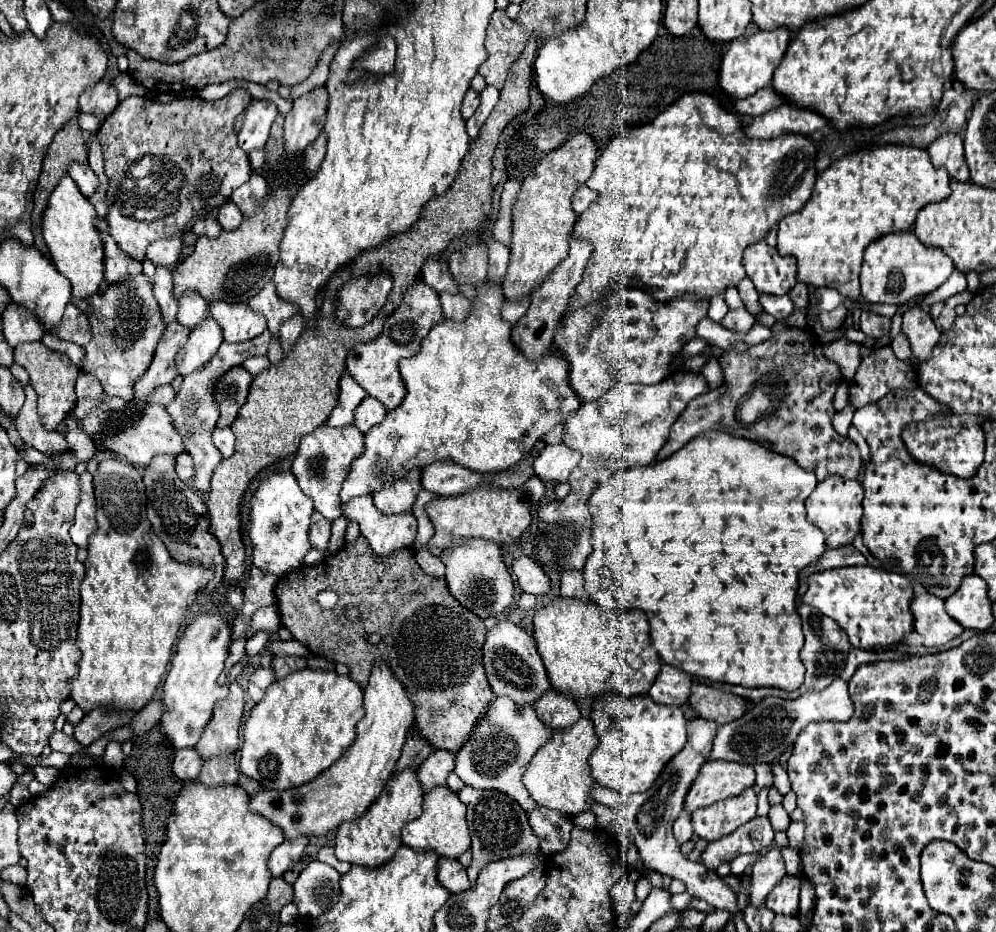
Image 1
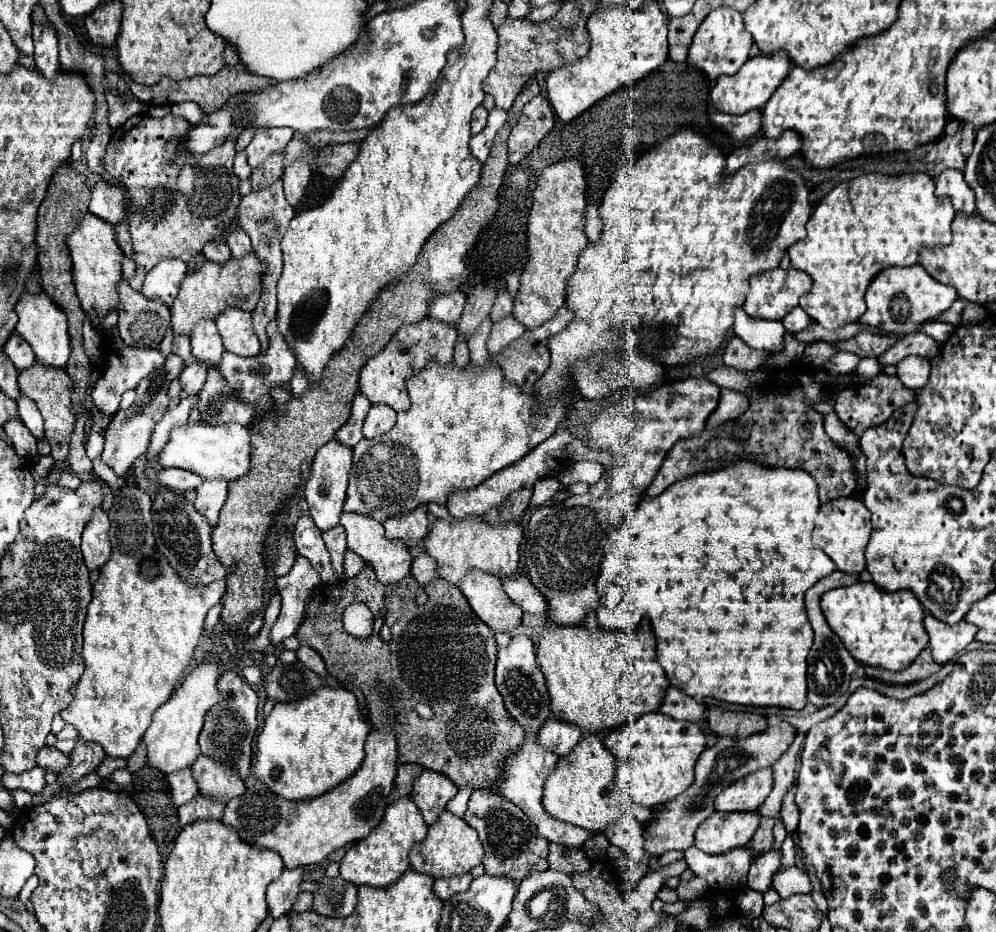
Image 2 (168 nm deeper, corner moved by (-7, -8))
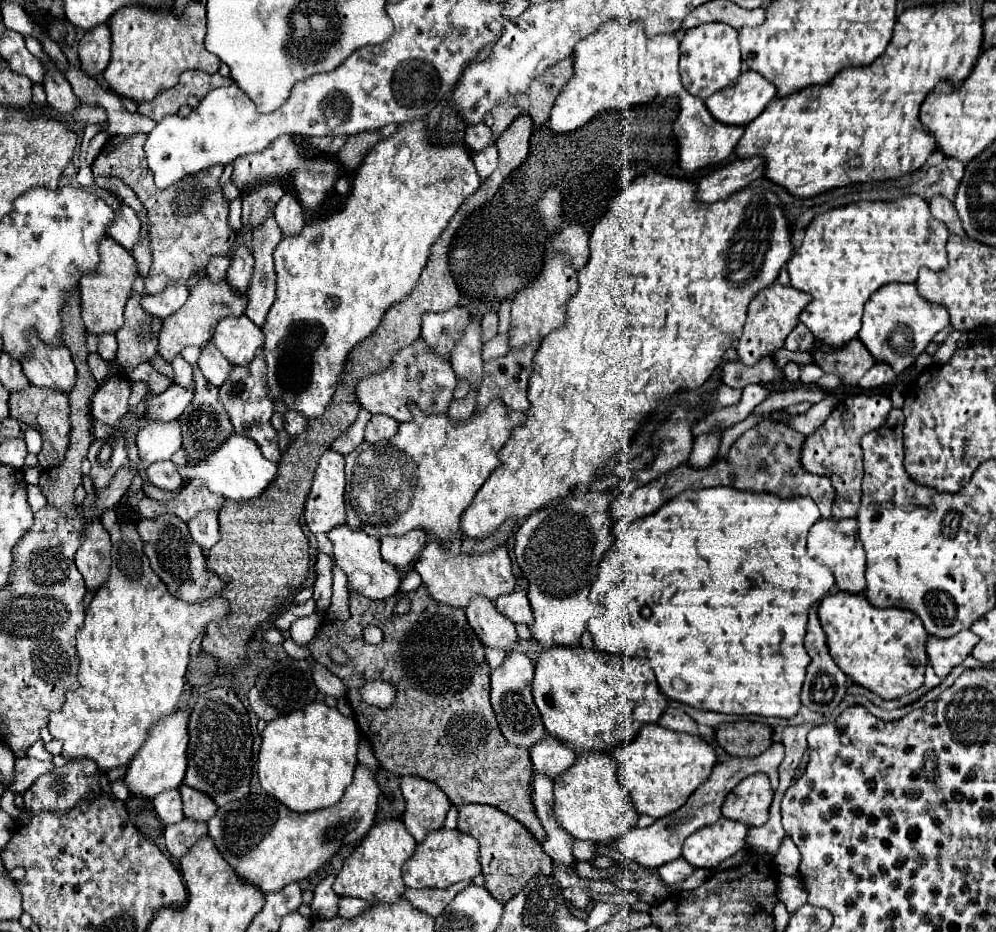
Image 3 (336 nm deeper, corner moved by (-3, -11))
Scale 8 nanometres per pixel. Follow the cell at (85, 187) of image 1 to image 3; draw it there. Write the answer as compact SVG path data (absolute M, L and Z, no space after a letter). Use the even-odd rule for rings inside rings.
M121 203L119 209L115 209L113 223L107 227L109 237L113 237L125 249L131 249L139 241L139 231L141 231L141 223L135 211L129 205Z

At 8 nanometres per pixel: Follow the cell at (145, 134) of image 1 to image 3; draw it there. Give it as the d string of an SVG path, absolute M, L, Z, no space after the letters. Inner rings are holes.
M137 133L131 137L121 137L121 135L113 135L107 145L103 147L103 151L97 155L95 163L93 163L93 175L113 175L119 177L127 187L133 189L133 193L139 197L139 201L145 205L147 209L147 217L149 217L149 247L151 247L151 269L149 275L145 277L145 289L147 293L159 293L163 287L167 287L167 283L171 281L187 281L197 269L205 269L207 261L213 255L227 255L229 249L233 247L237 235L235 231L229 227L229 201L223 195L223 189L219 187L219 177L223 173L223 165L215 165L209 167L207 171L199 171L194 175L186 176L181 180L181 183L175 183L167 189L159 189L155 187L153 181L153 173L147 165L145 159L145 135Z

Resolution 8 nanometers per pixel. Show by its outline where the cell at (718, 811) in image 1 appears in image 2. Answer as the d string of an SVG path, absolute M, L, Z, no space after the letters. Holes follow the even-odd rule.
M715 812L695 832L695 846L705 854L725 854L733 848L745 846L759 824L757 812Z

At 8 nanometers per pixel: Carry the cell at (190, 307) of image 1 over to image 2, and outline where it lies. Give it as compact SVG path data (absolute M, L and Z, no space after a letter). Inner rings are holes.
M203 320L195 326L195 330L191 334L191 348L193 348L193 356L199 362L219 368L225 348L223 348L223 342L219 340L215 320Z

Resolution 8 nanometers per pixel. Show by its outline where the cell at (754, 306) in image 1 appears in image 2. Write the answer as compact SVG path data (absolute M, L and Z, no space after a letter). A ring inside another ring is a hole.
M743 308L735 310L733 334L755 350L769 350L769 352L783 350L783 336L785 336L783 324L781 322L765 324L763 320L753 320L745 314Z

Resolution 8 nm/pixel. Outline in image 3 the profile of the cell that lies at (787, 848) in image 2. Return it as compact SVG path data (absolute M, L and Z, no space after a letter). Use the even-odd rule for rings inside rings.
M777 873L777 897L787 905L787 911L795 911L795 907L807 901L807 891L803 887L803 879L799 875L783 875Z

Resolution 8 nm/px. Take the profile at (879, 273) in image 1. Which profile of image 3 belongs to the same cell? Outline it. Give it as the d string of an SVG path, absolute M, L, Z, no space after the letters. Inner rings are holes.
M887 283L879 287L865 303L863 327L859 331L859 341L873 353L875 361L887 361L895 369L895 373L903 373L909 369L917 355L925 351L933 335L949 325L947 307L939 303L931 303L917 293L915 283Z

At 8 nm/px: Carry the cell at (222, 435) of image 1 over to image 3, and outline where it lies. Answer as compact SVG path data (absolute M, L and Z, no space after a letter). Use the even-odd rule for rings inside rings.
M231 433L225 443L221 443L211 455L201 457L197 461L189 461L183 467L177 467L177 473L185 481L201 479L205 487L213 493L223 495L225 499L235 499L235 501L245 501L261 495L261 491L271 483L271 479L277 473L277 463L271 463L269 459L263 459L263 453L259 445L239 433Z

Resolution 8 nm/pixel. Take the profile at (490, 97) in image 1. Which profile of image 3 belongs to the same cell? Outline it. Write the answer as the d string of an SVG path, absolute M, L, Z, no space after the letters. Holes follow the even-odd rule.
M491 141L483 151L473 153L473 163L475 163L481 179L489 177L497 167L497 145L495 145L495 141Z

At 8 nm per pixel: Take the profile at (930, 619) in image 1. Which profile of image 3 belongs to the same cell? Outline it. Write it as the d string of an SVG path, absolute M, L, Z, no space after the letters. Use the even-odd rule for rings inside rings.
M967 629L953 637L947 637L947 639L929 635L929 639L927 639L929 663L933 665L935 673L943 679L955 665L963 663L963 659L971 653L971 649L977 645L977 641L979 641L979 637Z

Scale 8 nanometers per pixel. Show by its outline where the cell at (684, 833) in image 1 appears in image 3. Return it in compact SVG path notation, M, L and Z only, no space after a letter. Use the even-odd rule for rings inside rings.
M773 743L765 753L757 755L757 757L731 757L729 761L719 761L715 763L711 775L689 795L687 803L683 807L679 807L677 811L657 819L653 825L649 827L635 827L631 829L619 843L617 843L617 849L629 859L629 861L637 861L639 865L643 867L659 867L661 863L669 863L669 861L675 861L681 857L681 847L683 847L683 841L693 835L697 829L705 827L705 825L711 825L715 823L719 817L721 817L721 805L727 797L727 793L745 777L753 775L753 773L765 773L769 777L775 779L777 775L777 767L779 763L783 761L783 755L785 755L785 747L783 743Z

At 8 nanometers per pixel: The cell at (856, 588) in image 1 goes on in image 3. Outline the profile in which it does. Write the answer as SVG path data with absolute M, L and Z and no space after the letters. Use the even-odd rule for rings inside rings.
M833 591L821 599L817 615L819 615L823 631L827 633L827 647L831 657L841 667L841 671L853 679L853 683L871 689L883 699L901 697L923 685L923 673L927 665L927 653L925 653L927 631L921 619L913 611L897 609L897 607L879 609L879 607L873 607L863 593L851 595L847 591Z

